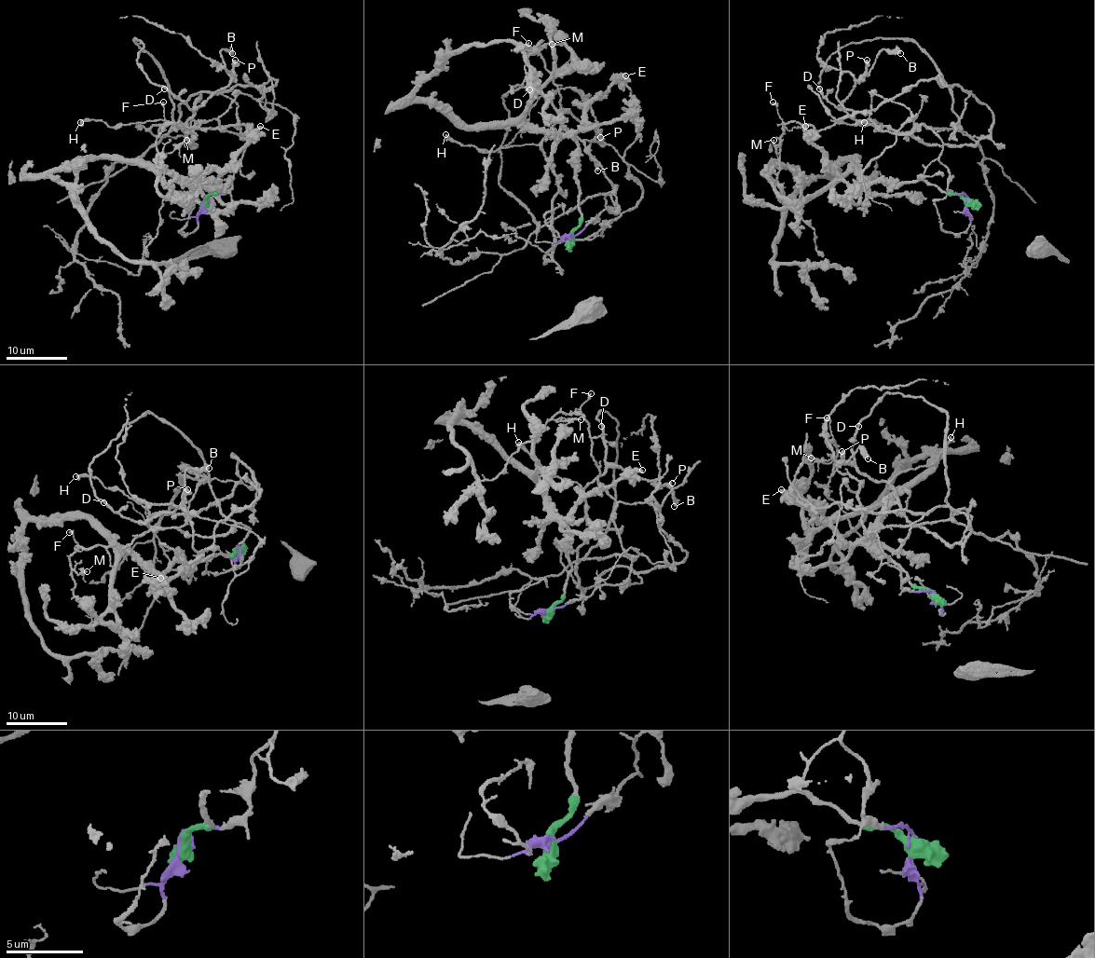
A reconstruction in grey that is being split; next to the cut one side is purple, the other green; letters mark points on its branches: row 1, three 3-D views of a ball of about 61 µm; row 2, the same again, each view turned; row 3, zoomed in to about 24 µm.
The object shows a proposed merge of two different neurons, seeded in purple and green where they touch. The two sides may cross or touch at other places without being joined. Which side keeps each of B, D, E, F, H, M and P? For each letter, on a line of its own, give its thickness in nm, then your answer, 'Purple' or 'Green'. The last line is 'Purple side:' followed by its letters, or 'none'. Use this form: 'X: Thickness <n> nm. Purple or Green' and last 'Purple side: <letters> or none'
B: Thickness 300 nm. Purple
D: Thickness 260 nm. Purple
E: Thickness 440 nm. Green
F: Thickness 240 nm. Purple
H: Thickness 440 nm. Purple
M: Thickness 170 nm. Purple
P: Thickness 500 nm. Purple
Purple side: B, D, F, H, M, P

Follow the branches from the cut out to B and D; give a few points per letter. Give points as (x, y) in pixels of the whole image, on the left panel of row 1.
B: (203, 200), (231, 186), (250, 131), (164, 136), (193, 139), (176, 126), (229, 82), (220, 50), (233, 53)
D: (203, 200), (231, 186), (250, 131), (172, 124), (164, 74), (134, 38), (143, 72), (164, 88)

